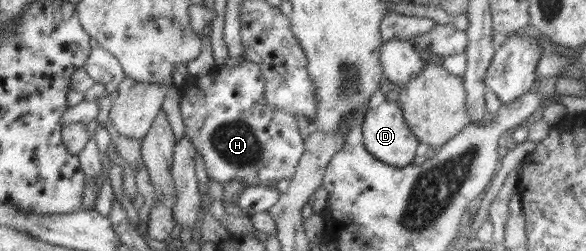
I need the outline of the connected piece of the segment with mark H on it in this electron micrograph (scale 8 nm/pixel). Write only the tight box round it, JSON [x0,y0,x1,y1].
[179,59,305,187]

